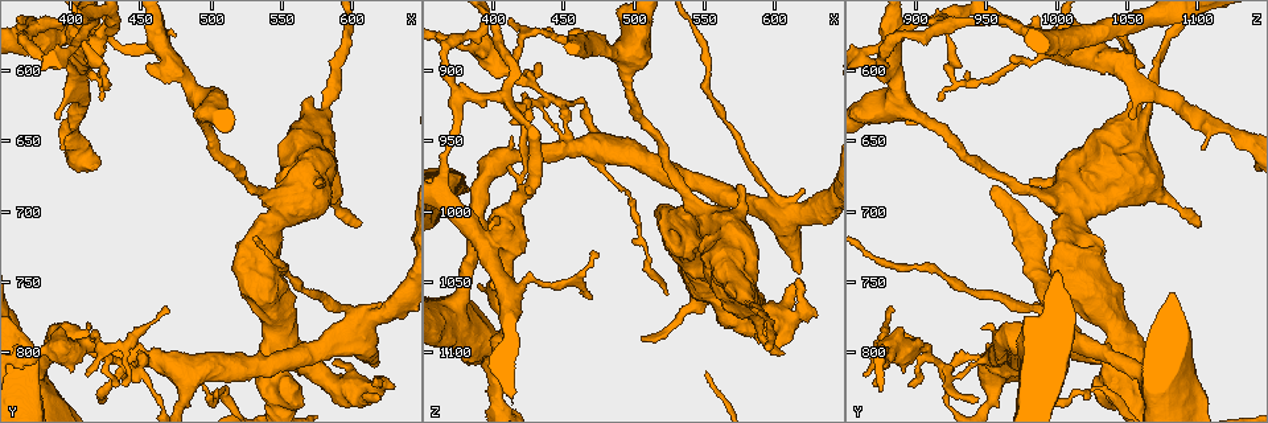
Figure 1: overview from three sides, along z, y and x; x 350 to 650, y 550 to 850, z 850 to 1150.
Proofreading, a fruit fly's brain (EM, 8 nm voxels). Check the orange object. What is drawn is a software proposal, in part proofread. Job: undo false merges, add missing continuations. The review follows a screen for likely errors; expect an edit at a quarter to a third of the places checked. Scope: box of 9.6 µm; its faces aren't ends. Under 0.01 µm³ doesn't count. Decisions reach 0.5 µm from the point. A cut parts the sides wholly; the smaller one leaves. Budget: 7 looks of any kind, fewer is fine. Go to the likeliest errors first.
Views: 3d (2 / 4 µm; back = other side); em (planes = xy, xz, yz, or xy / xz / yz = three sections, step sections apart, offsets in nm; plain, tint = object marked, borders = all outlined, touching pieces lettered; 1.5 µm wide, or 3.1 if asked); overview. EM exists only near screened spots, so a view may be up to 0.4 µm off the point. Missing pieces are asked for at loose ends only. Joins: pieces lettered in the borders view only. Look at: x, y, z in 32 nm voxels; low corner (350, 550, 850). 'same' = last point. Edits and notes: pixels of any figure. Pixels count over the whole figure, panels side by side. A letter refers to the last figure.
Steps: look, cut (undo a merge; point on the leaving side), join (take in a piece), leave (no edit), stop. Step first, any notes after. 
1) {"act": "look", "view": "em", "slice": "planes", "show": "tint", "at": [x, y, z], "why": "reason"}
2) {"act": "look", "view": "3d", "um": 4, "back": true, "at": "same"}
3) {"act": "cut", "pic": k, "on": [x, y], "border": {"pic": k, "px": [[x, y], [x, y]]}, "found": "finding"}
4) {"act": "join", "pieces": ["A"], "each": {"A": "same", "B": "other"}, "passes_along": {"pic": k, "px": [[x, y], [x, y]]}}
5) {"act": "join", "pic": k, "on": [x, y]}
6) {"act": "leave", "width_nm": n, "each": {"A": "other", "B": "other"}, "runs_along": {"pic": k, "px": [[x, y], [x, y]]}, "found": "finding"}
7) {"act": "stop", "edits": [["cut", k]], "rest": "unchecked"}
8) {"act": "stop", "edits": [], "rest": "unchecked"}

{"act": "look", "view": "3d", "um": 4, "at": [604, 710, 1100]}

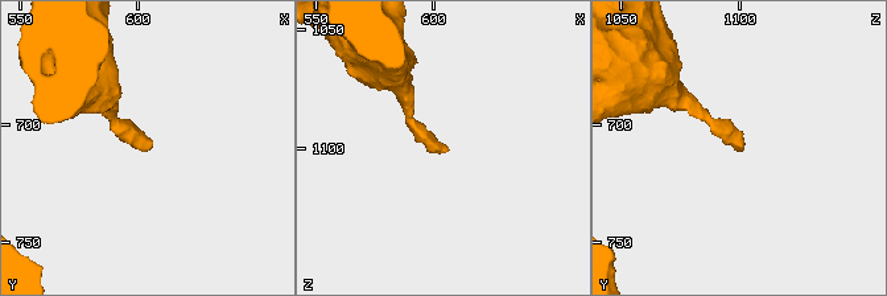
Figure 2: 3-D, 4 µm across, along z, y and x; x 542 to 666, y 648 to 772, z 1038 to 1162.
{"act": "look", "view": "em", "slice": "planes", "show": "borders", "at": [606, 710, 1102]}

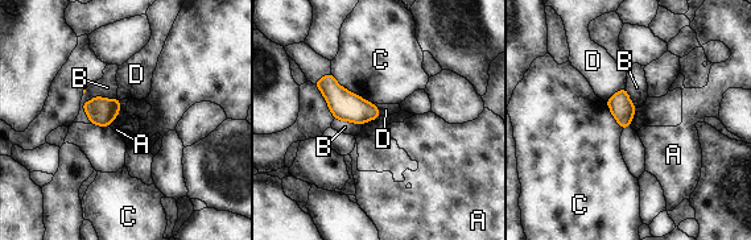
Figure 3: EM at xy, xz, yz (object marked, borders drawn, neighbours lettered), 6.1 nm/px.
{"act": "leave", "each": {"A": "other", "B": "other", "C": "other", "D": "other"}, "border": {"pic": 3, "px": [[331, 73], [343, 87], [371, 103]]}, "found": "none of them fits"}

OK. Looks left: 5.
{"act": "look", "view": "3d", "um": 4, "at": [462, 600, 1060], "why": "tapers out"}

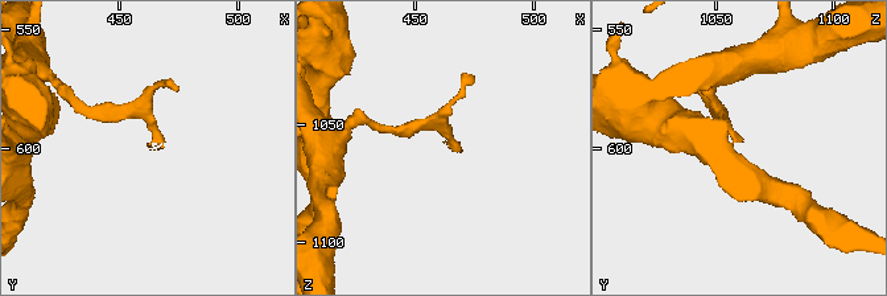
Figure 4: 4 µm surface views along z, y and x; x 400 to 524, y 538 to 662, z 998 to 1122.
{"act": "look", "view": "em", "slice": "xy", "step": 8, "show": "tint", "at": [462, 601, 1059]}

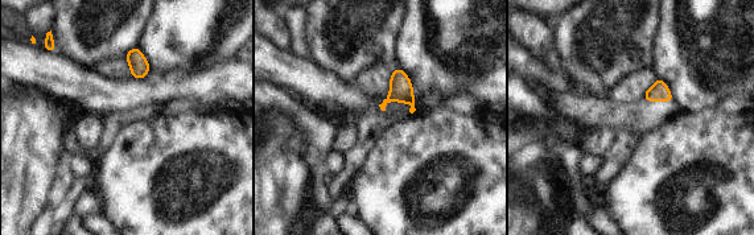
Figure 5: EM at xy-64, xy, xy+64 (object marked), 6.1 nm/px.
{"act": "look", "view": "em", "slice": "planes", "show": "borders", "at": "same", "why": "cut it another way"}

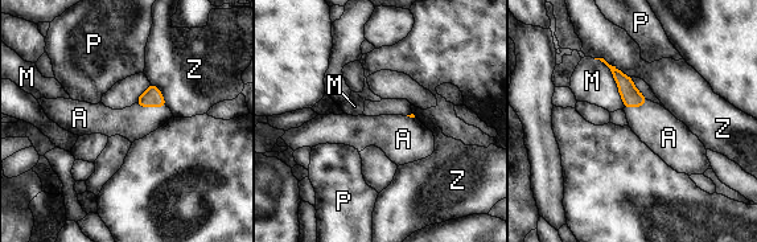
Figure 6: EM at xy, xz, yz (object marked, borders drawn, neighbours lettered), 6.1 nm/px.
{"act": "join", "pieces": ["A"], "each": {"A": "same", "M": "other", "P": "other", "Z": "other"}, "passes_along": {"pic": 6, "px": [[152, 97], [151, 106], [135, 122]]}, "found": "the cell continues"}

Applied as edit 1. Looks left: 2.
{"act": "stop", "edits": [["join", 6]], "rest": "unchecked"}

